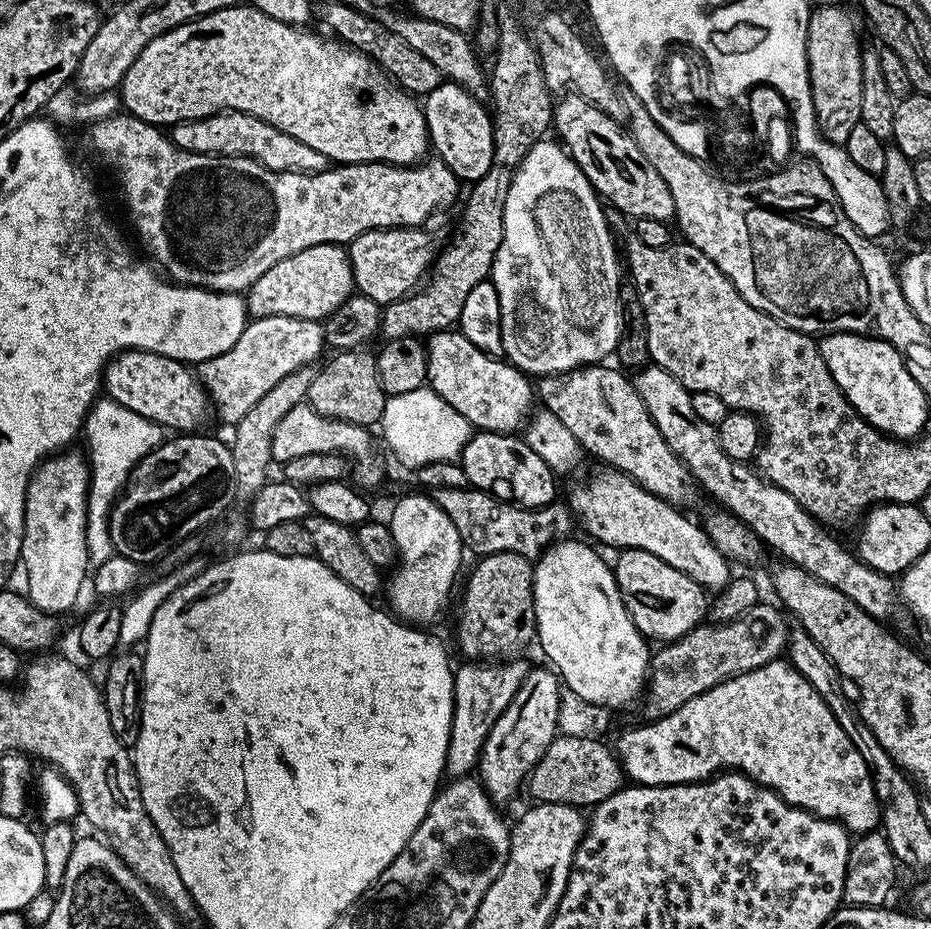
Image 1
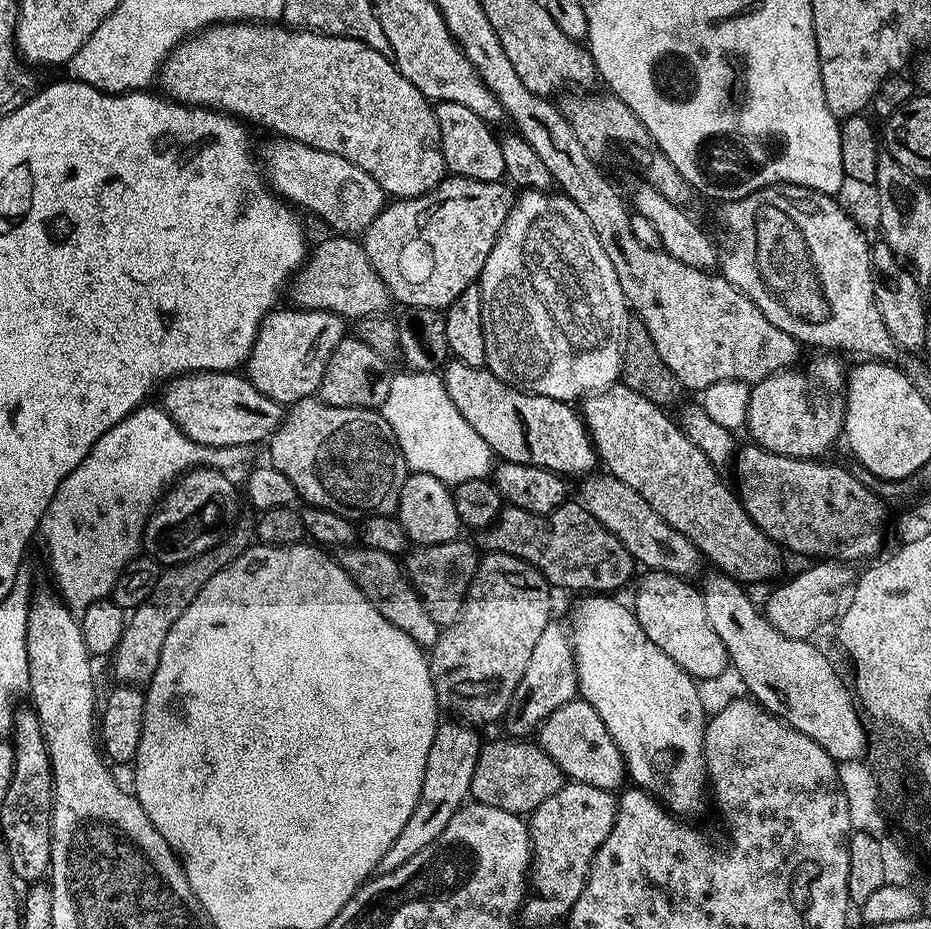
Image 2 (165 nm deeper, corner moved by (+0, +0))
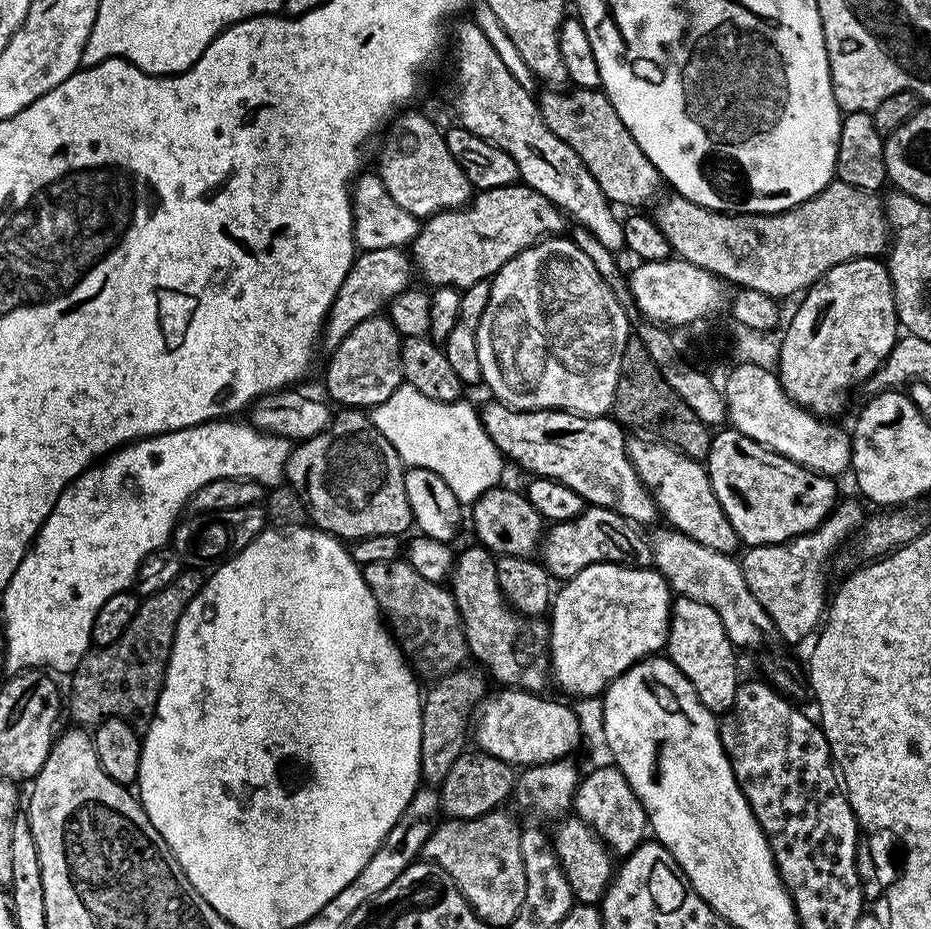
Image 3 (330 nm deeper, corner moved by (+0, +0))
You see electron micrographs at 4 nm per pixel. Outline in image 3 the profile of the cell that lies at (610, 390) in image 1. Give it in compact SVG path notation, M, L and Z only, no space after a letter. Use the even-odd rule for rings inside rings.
M636 434L628 440L628 457L644 483L648 493L654 498L659 515L664 516L669 525L677 532L688 535L694 542L708 546L712 550L735 553L741 547L734 526L730 526L730 518L722 510L718 498L714 494L714 486L708 477L708 469L701 461L690 458L670 444L656 438L645 438Z

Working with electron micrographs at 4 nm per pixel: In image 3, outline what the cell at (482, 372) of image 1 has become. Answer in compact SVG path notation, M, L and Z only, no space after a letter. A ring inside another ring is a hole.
M491 403L485 408L479 409L480 421L486 434L490 434L490 438L501 456L507 458L511 463L513 460L514 463L521 464L526 471L532 472L528 474L533 477L545 476L570 486L570 490L574 490L582 497L585 505L609 508L612 512L617 512L618 515L631 520L637 526L657 523L657 521L655 522L658 520L656 503L647 488L644 487L644 483L638 478L638 474L630 462L626 432L619 420L608 414L579 416L577 412L562 412L555 408L539 408L536 412L523 412L521 408L511 408L508 404Z

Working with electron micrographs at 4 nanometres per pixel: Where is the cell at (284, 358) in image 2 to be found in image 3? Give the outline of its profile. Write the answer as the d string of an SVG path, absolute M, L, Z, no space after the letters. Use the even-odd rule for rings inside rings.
M404 248L361 251L352 261L352 268L346 274L338 294L334 298L328 318L324 322L322 344L325 349L336 348L366 318L377 315L398 294L402 294L414 284L412 257Z

